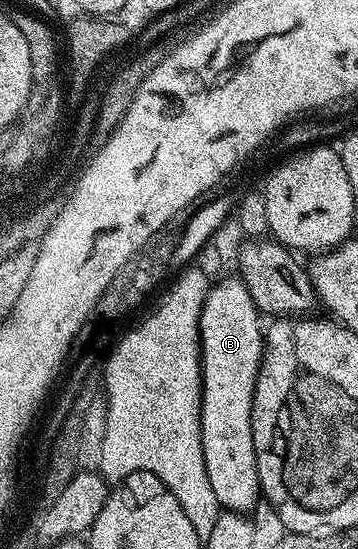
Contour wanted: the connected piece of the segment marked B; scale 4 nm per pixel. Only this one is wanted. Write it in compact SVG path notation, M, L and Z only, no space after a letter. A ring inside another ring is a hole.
M240 276L225 277L214 284L205 296L201 312L201 442L203 459L207 463L207 479L215 490L222 510L248 514L249 508L262 496L257 474L257 456L253 442L253 392L261 370L261 355L265 351L262 314L247 291Z

